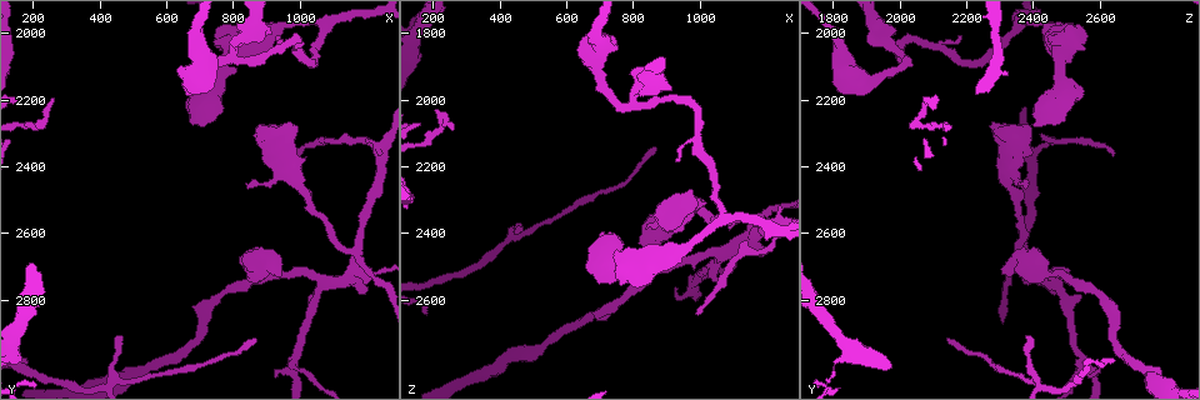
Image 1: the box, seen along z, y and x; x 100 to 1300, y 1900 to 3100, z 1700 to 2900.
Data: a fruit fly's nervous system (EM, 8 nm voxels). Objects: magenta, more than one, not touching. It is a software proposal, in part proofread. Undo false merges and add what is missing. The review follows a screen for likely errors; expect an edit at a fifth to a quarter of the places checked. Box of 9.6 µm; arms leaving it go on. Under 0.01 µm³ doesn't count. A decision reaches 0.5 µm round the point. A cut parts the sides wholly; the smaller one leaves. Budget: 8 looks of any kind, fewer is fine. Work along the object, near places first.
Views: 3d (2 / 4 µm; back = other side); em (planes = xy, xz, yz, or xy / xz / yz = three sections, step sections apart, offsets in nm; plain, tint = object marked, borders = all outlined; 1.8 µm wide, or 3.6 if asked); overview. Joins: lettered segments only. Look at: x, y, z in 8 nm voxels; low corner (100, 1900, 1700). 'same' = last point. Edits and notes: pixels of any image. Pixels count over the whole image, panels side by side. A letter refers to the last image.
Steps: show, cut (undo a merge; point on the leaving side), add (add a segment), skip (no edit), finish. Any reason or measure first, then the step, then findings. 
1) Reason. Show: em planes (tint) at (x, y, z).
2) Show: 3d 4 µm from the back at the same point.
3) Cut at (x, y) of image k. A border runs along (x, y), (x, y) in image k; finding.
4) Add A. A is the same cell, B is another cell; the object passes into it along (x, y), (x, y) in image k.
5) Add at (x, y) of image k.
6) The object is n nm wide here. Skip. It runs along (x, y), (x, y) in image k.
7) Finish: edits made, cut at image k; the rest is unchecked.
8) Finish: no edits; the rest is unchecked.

Arms part here. Show: 3d 2 µm at (1170, 2700, 2380).

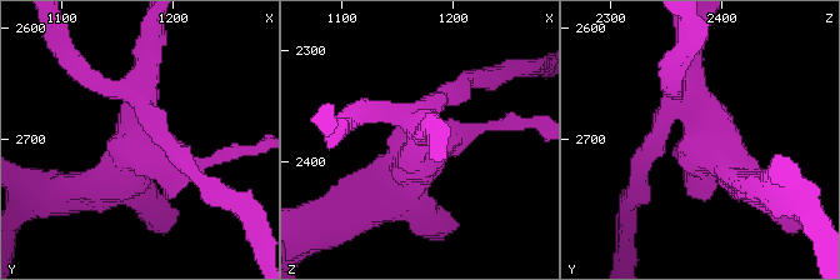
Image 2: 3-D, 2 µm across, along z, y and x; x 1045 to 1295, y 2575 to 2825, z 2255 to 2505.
Need the tissue. Show: em planes (borders) at (1172, 2700, 2388).

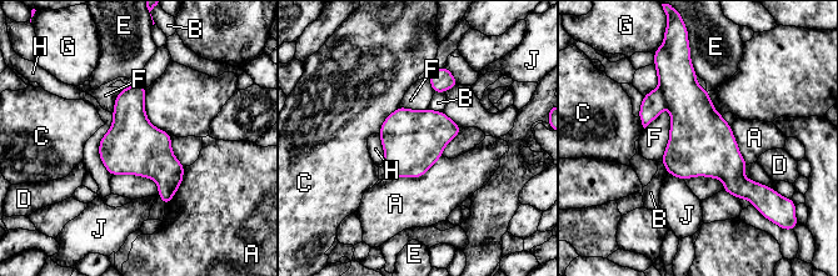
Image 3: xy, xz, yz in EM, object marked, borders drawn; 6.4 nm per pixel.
Cut at (653, 104) of image 3. A, B, C, D, E, F, G, H and J are other cells; a border runs along (658, 86), (663, 94), (666, 106) in image 3; a second cell is stuck on.

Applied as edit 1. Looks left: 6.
A fork. Show: 3d 2 µm at (790, 2080, 2020).

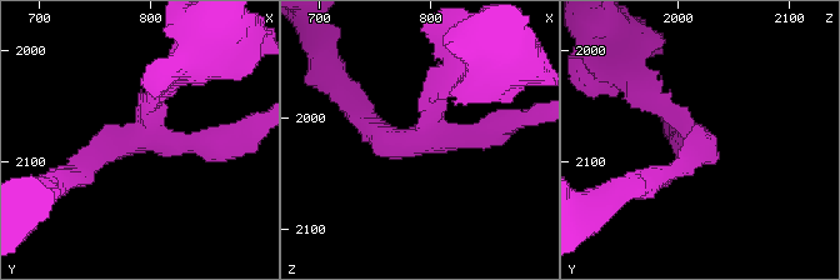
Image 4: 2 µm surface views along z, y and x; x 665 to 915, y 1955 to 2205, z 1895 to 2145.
3 arms meet here; the arms are 160, 180, 190 nm wide; now the EM. Show: em planes (borders) at (800, 2074, 2014).

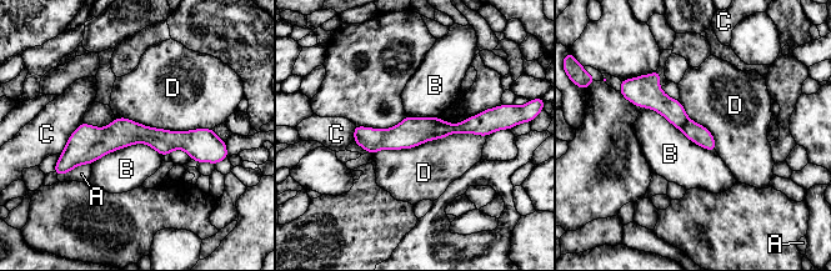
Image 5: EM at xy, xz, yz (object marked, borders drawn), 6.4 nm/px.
Cut at (671, 109) of image 5. A, B, C and D are other cells; a border runs along (689, 119), (679, 128) in image 5; two cells meet here.

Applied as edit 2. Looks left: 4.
Free end. Show: 3d 4 µm from the back at (990, 2360, 2640).

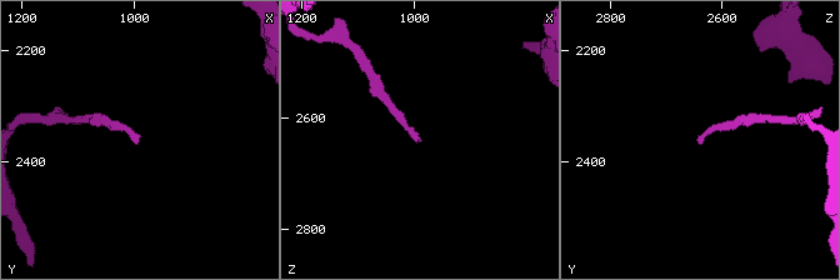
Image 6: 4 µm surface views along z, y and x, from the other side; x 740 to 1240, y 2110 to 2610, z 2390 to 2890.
Show: em planes (borders) at (990, 2365, 2640).

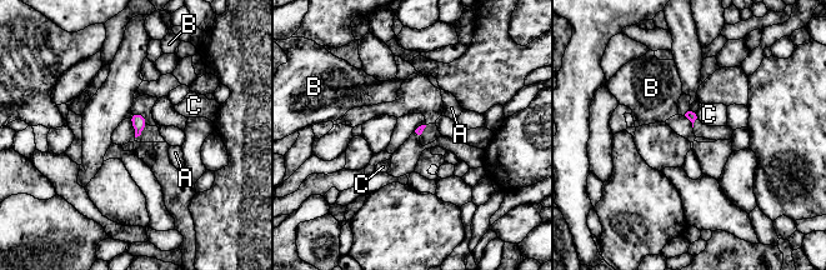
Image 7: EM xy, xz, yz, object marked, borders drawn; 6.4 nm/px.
Skip. A, B and C are other cells; none of them fits.

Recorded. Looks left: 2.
Finish: edits made, cut at image 3, cut at image 5; the rest is unchecked.

